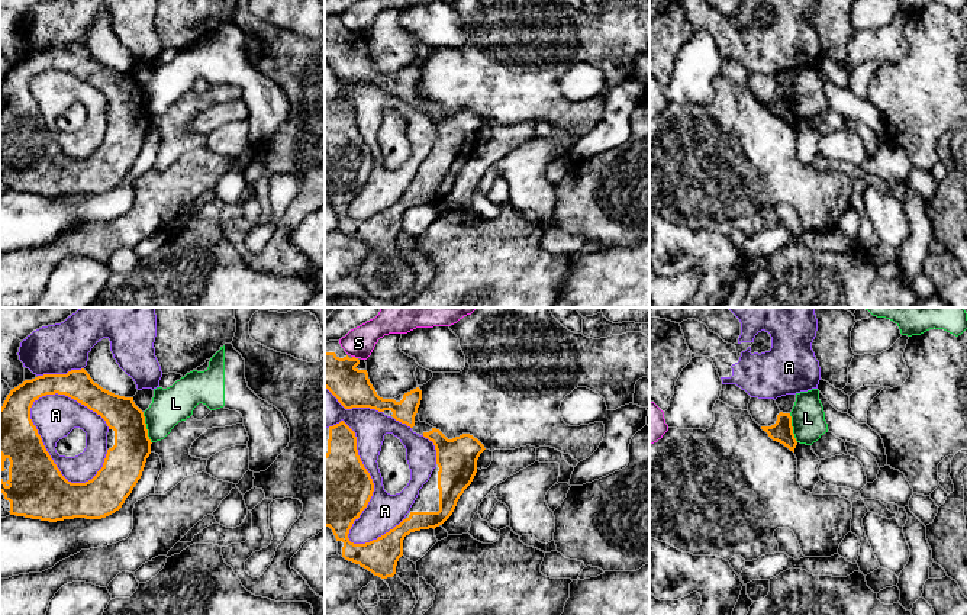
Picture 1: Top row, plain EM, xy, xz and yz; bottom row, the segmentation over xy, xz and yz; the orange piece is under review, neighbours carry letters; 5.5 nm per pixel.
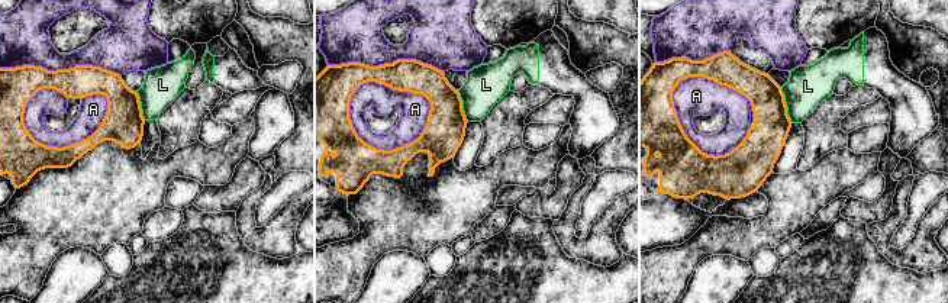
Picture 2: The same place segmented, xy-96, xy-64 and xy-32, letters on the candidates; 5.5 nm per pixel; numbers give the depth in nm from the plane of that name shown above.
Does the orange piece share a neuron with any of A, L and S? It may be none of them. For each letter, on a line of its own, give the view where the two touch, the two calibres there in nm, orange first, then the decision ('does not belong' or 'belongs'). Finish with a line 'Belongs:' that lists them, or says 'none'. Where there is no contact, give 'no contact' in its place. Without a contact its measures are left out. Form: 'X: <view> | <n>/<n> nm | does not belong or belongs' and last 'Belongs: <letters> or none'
A: xy | 320/240 nm | does not belong
L: xy | 220/200 nm | does not belong
S: xz | 200/170 nm | does not belong
Belongs: none

